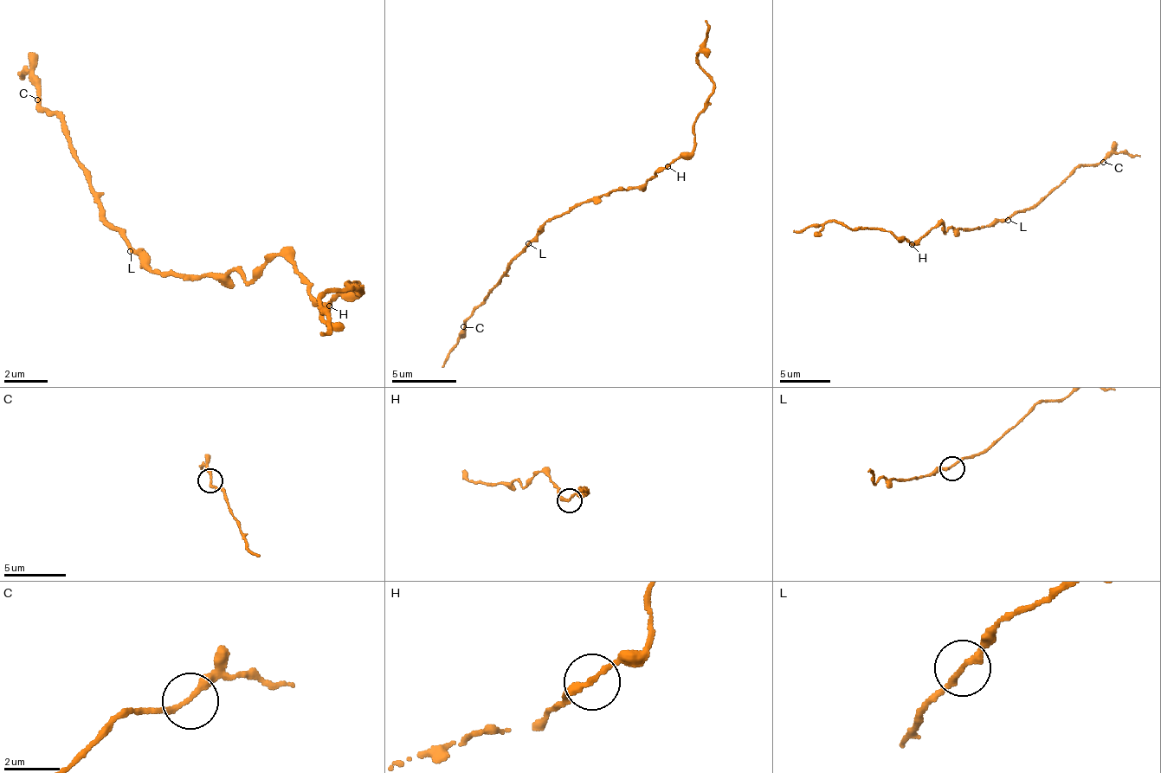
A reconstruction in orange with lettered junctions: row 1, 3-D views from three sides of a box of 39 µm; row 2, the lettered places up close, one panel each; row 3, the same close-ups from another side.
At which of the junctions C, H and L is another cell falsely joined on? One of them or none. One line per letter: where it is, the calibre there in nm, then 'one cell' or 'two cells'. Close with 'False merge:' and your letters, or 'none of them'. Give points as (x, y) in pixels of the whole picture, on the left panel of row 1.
C: (37, 99) | 190 nm | one cell
H: (329, 305) | 200 nm | one cell
L: (130, 251) | 200 nm | one cell
False merge: none of them

